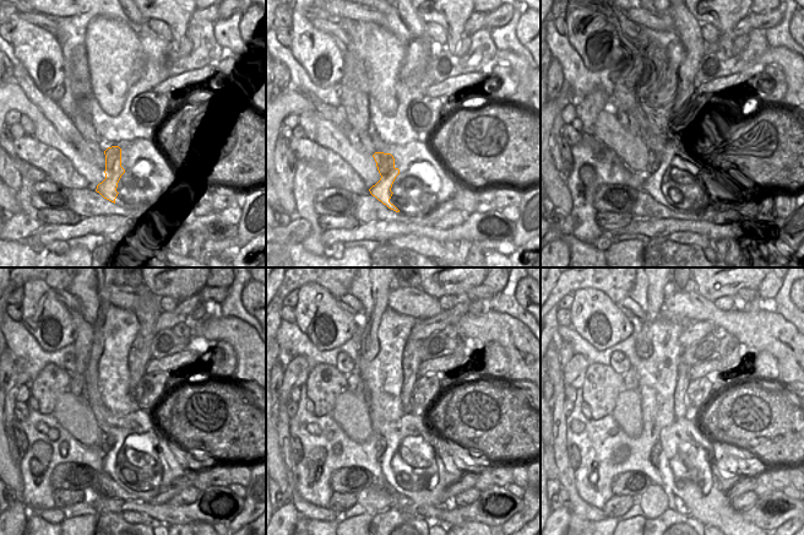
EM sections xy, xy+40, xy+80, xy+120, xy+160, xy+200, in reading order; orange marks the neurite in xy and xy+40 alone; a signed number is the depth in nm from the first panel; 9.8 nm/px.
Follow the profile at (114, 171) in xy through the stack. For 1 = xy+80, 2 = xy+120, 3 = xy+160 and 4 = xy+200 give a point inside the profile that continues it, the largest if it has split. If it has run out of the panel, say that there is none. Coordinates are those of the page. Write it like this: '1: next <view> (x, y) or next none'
1: next xy+80 (659, 172)
2: next xy+120 (112, 454)
3: next xy+160 (385, 450)
4: next xy+200 (661, 450)

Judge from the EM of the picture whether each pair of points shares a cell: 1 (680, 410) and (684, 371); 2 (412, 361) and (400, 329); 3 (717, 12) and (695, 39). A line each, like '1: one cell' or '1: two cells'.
1: one cell
2: two cells
3: two cells

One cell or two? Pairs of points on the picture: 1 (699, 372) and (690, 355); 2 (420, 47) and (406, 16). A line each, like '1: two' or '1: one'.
1: two
2: one

